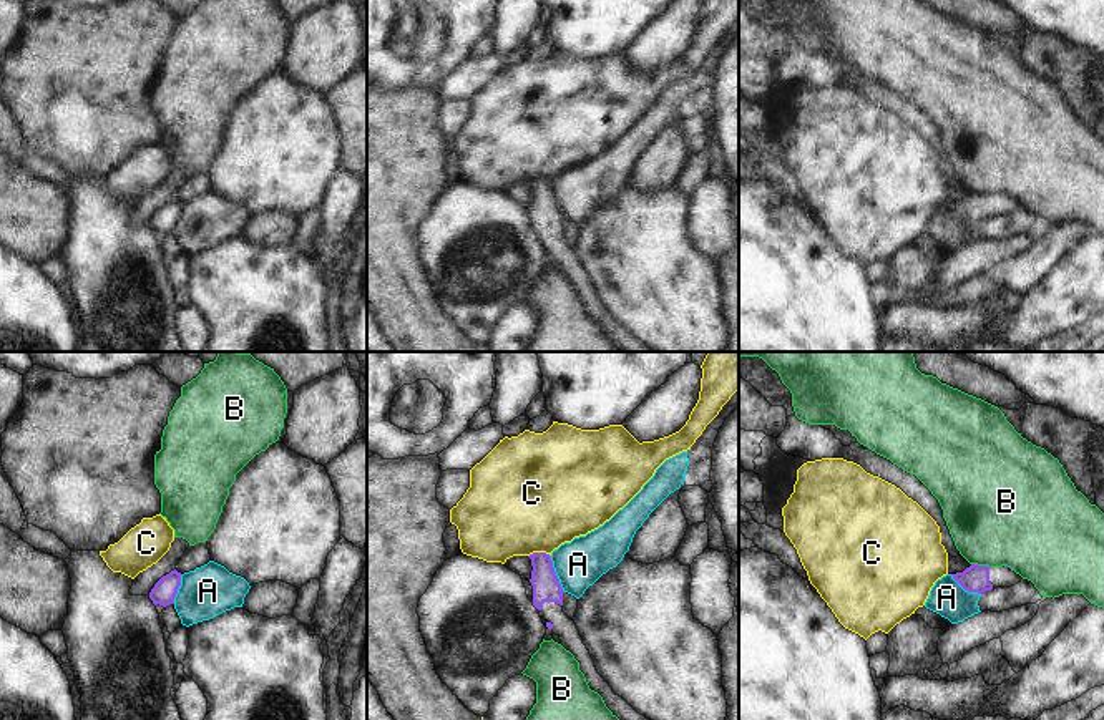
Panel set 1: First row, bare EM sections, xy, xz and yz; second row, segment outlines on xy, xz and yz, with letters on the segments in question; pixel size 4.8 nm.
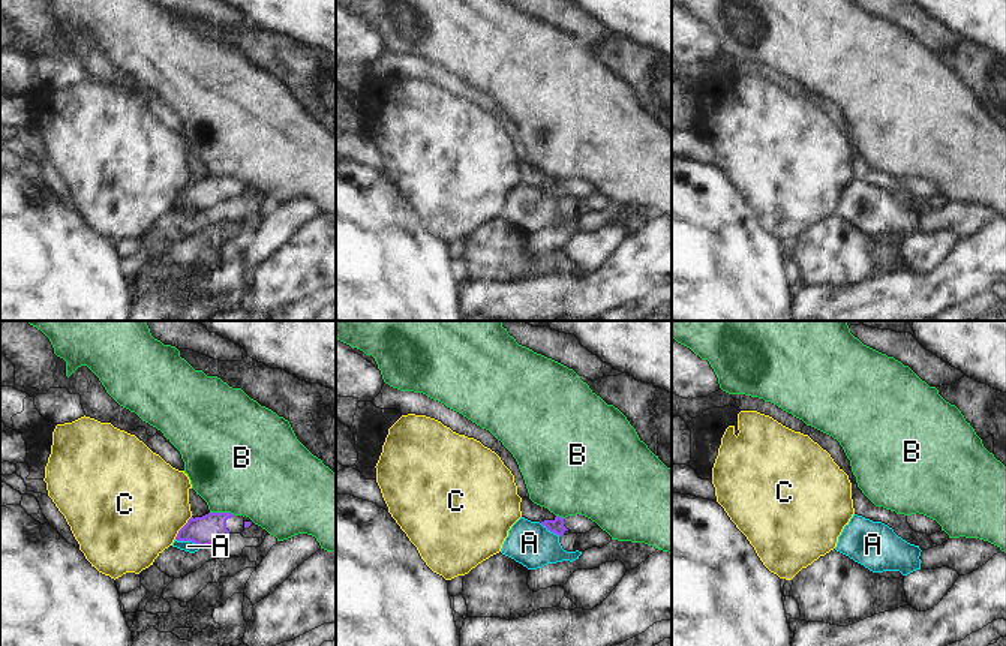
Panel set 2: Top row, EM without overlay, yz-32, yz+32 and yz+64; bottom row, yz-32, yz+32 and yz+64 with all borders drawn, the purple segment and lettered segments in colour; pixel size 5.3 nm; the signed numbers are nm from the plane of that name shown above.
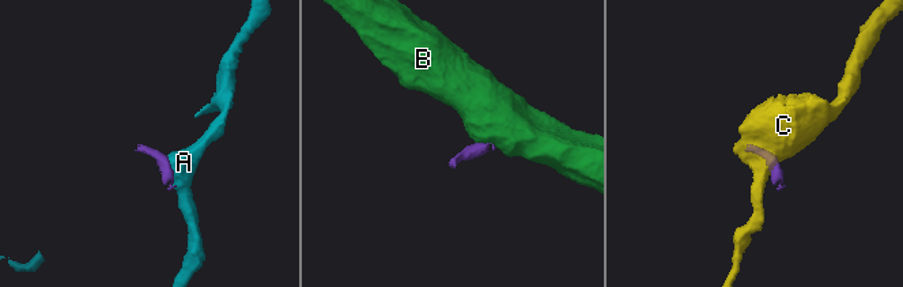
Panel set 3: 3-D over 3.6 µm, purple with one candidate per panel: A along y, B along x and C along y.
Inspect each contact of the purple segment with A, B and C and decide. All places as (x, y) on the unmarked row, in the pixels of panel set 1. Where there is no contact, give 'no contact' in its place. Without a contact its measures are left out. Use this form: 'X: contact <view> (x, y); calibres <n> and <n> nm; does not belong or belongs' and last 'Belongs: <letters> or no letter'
A: contact xz (555, 203); calibres 140 and 240 nm; does not belong
B: contact yz (981, 194); calibres 130 and 460 nm; does not belong
C: contact xz (538, 181); calibres 140 and 500 nm; does not belong
Belongs: no letter

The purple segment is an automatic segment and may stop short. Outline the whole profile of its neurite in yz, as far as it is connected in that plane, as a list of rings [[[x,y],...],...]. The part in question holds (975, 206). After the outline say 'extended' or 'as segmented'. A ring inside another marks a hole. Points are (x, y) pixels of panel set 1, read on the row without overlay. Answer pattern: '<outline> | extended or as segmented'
[[[971,192],[963,201],[951,202],[953,207],[968,221],[983,222],[993,216],[1011,216],[1023,206],[1008,194],[989,196]]] | extended

